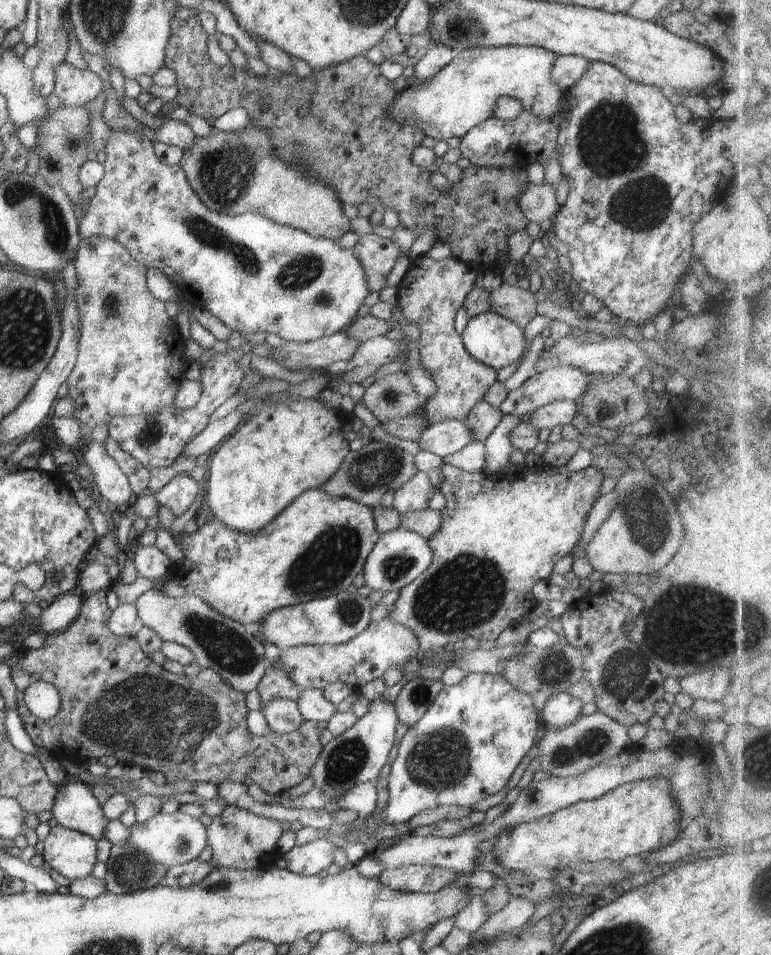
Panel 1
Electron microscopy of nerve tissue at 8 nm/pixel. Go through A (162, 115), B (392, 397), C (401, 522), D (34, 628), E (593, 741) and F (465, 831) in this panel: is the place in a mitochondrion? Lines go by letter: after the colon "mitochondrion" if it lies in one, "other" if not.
A: other
B: mitochondrion
C: other
D: other
E: mitochondrion
F: other

